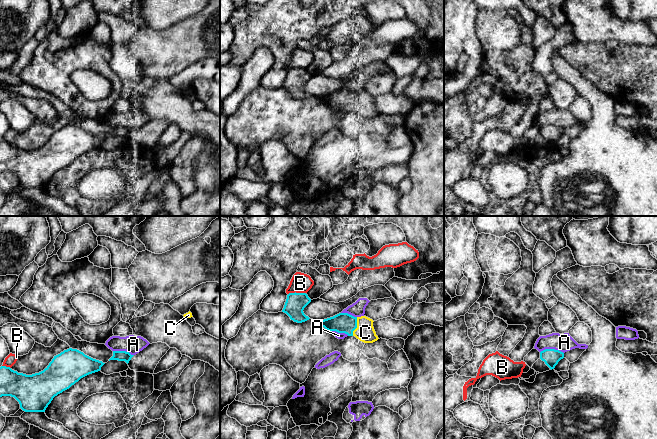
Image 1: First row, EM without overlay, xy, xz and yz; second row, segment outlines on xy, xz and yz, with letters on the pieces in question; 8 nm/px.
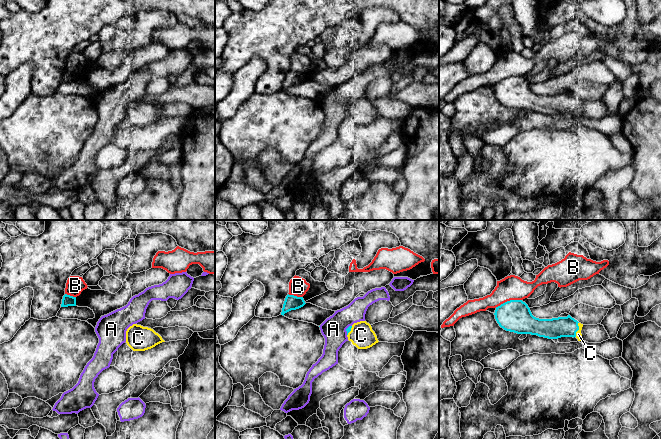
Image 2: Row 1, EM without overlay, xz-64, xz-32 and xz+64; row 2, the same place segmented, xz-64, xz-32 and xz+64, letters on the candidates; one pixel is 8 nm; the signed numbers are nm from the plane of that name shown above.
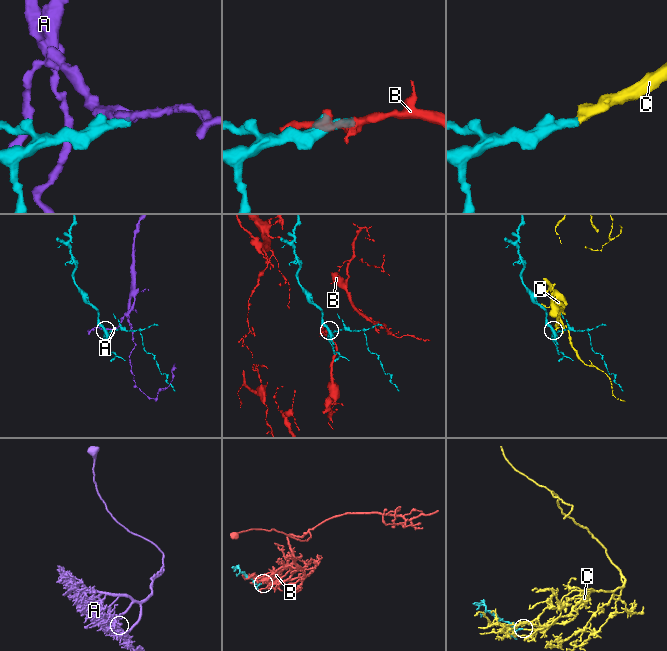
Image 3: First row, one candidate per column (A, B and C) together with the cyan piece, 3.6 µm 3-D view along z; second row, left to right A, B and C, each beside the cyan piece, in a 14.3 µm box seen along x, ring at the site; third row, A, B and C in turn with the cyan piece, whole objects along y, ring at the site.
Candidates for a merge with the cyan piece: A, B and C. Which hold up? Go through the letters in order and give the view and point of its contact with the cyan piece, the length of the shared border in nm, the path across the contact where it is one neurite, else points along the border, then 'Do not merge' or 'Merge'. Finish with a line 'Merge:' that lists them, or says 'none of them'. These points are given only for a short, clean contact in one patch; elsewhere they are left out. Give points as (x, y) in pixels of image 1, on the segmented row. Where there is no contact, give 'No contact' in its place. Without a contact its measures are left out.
A: Touches cyan at yz (552, 349). Shared border 190 nm. Boundary: yz (540, 351), (555, 349), (563, 353). Do not merge
B: Touches cyan at xz (295, 292). Shared border 140 nm. Do not merge
C: Touches cyan at xz (356, 326). Shared border 160 nm. Merge
Merge: C

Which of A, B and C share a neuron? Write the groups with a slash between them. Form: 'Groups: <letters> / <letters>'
Groups: A / B / C

